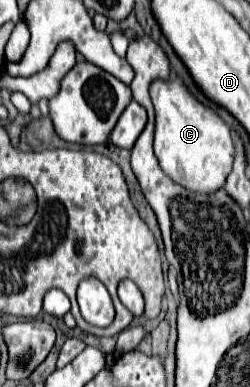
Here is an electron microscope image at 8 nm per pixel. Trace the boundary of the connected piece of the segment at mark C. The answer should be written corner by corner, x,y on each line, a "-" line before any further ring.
172,75
168,81
154,81
150,95
156,109
154,153
164,173
174,183
180,183
196,193
222,189
234,163
234,145
228,125
216,111
204,107
196,97
192,97
176,75

